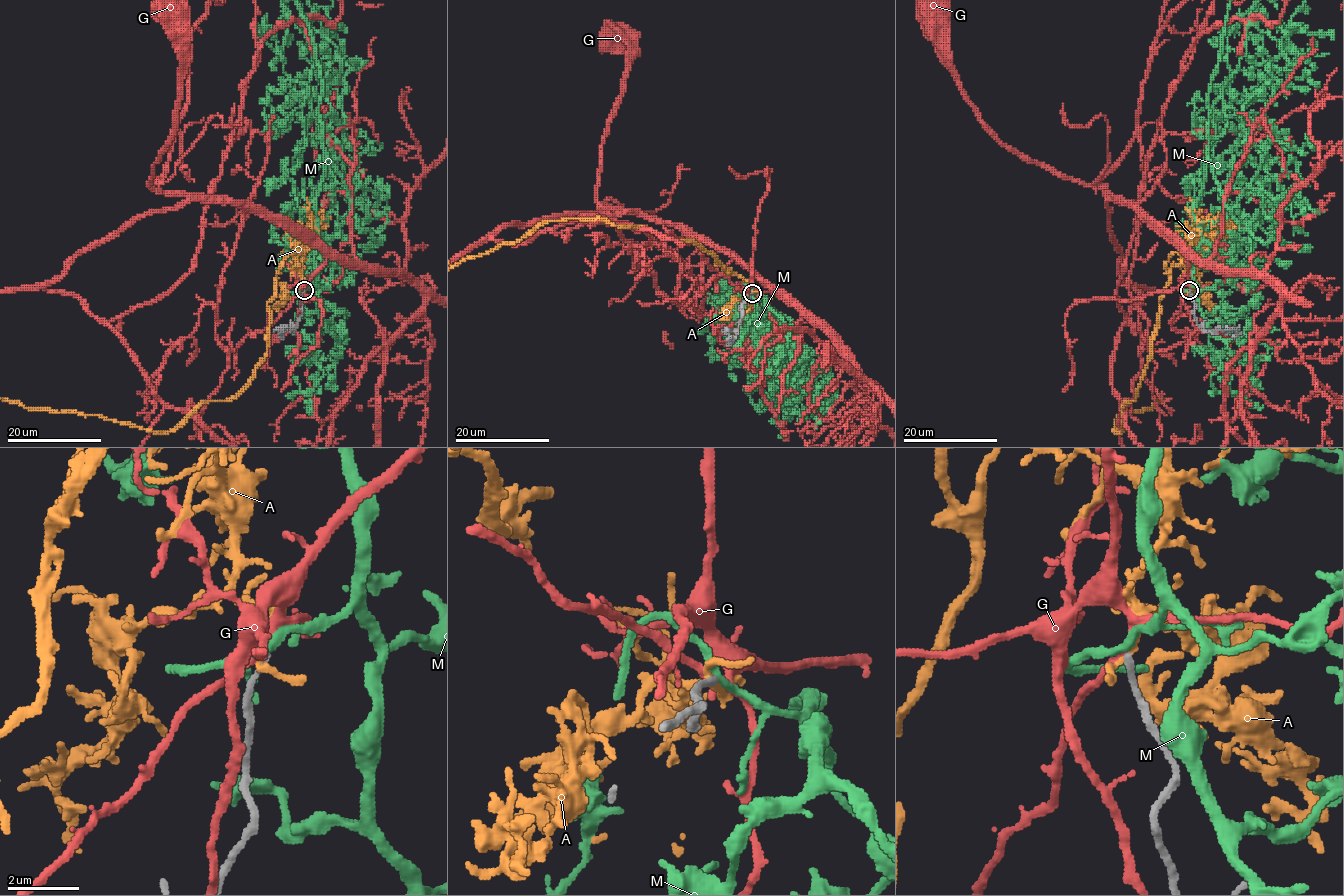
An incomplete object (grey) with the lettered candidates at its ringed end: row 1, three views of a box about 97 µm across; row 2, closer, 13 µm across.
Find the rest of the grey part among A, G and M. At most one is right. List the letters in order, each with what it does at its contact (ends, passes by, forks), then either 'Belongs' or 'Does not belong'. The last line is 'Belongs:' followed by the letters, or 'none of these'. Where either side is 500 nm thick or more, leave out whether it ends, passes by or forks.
A: It passes by. Does not belong
G: It passes by. Does not belong
M: It passes by. Belongs
Belongs: M

